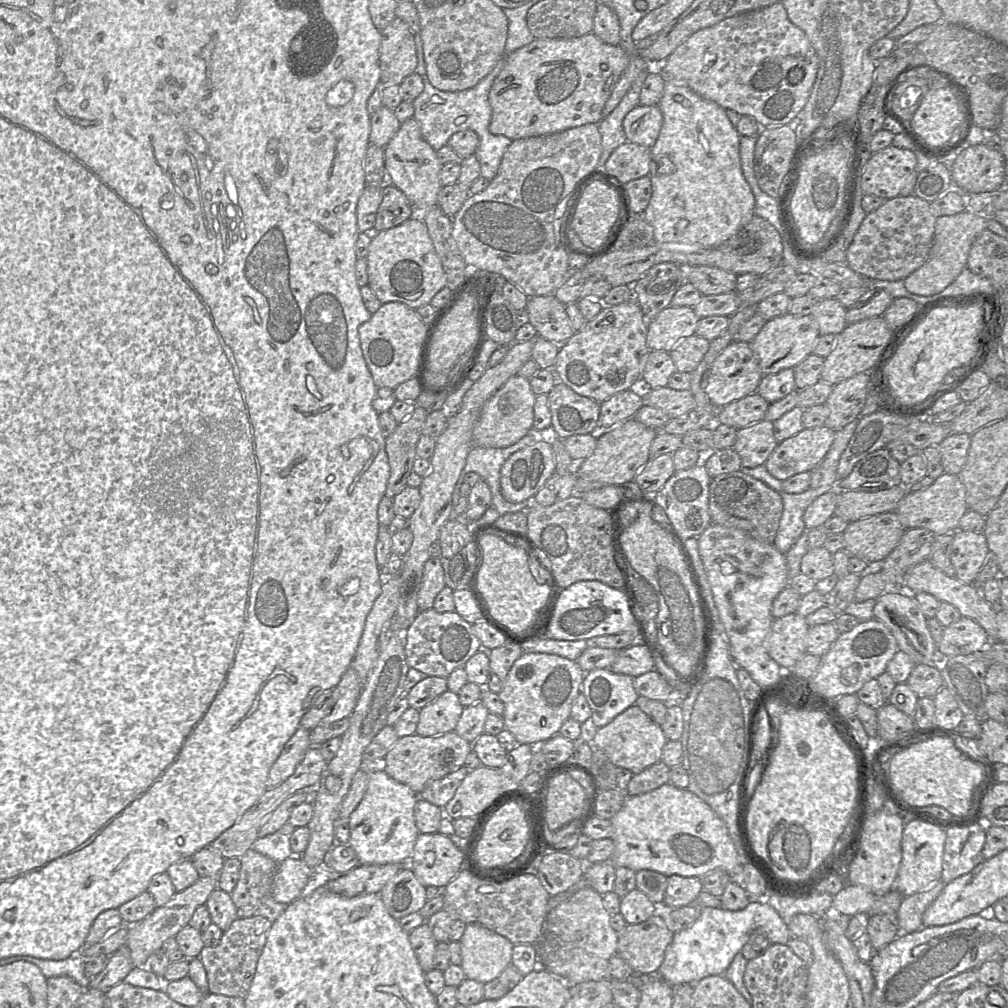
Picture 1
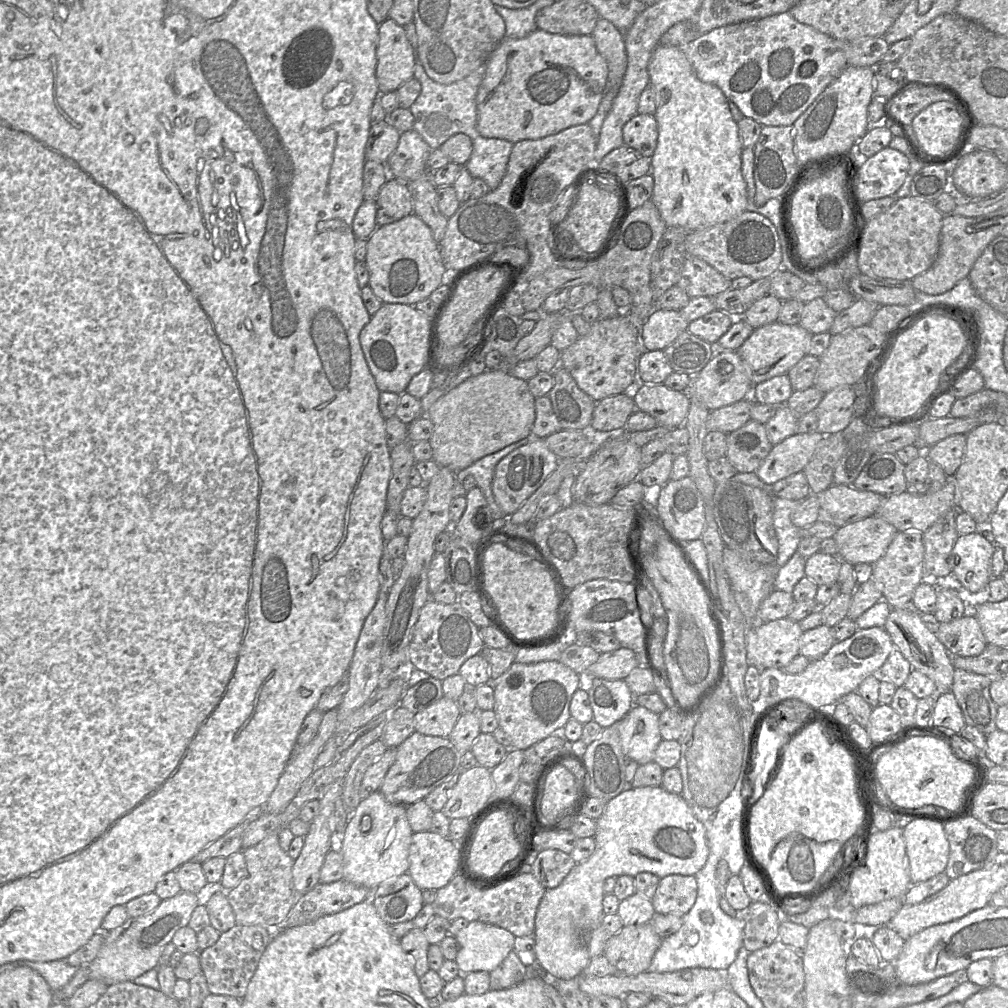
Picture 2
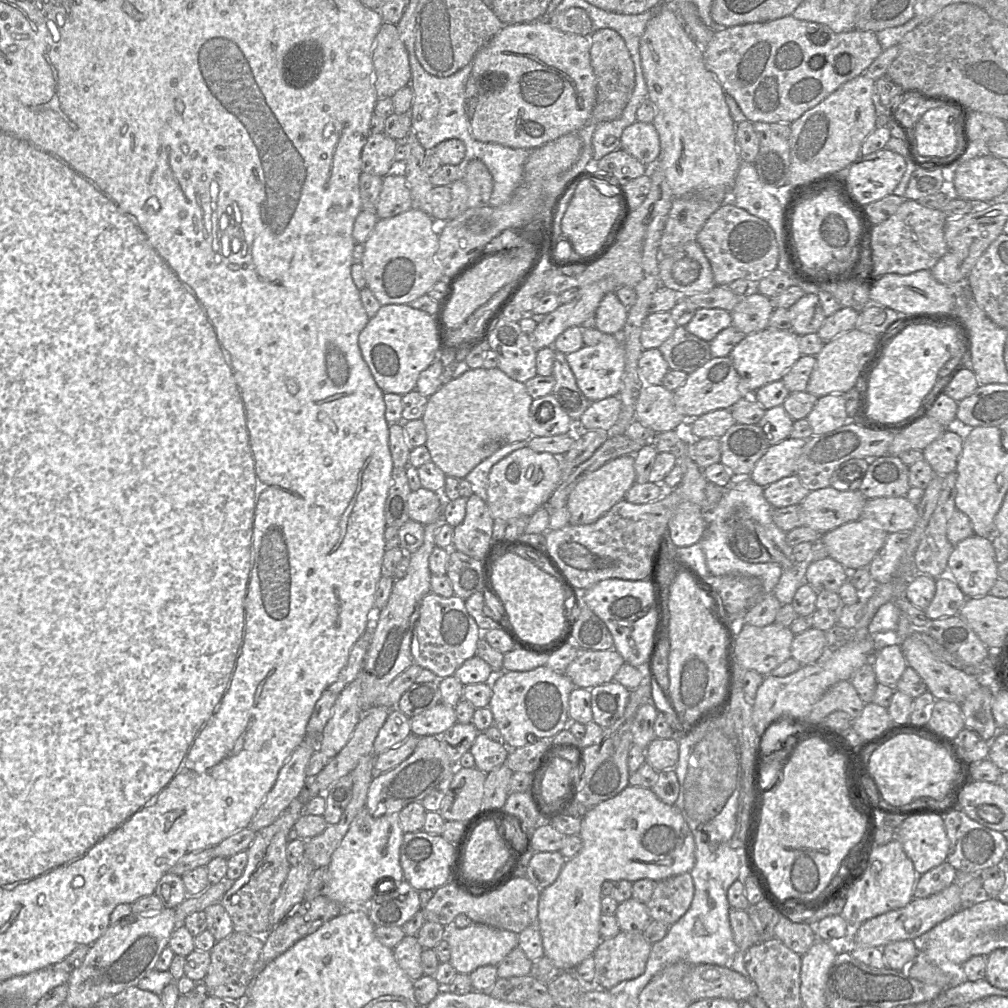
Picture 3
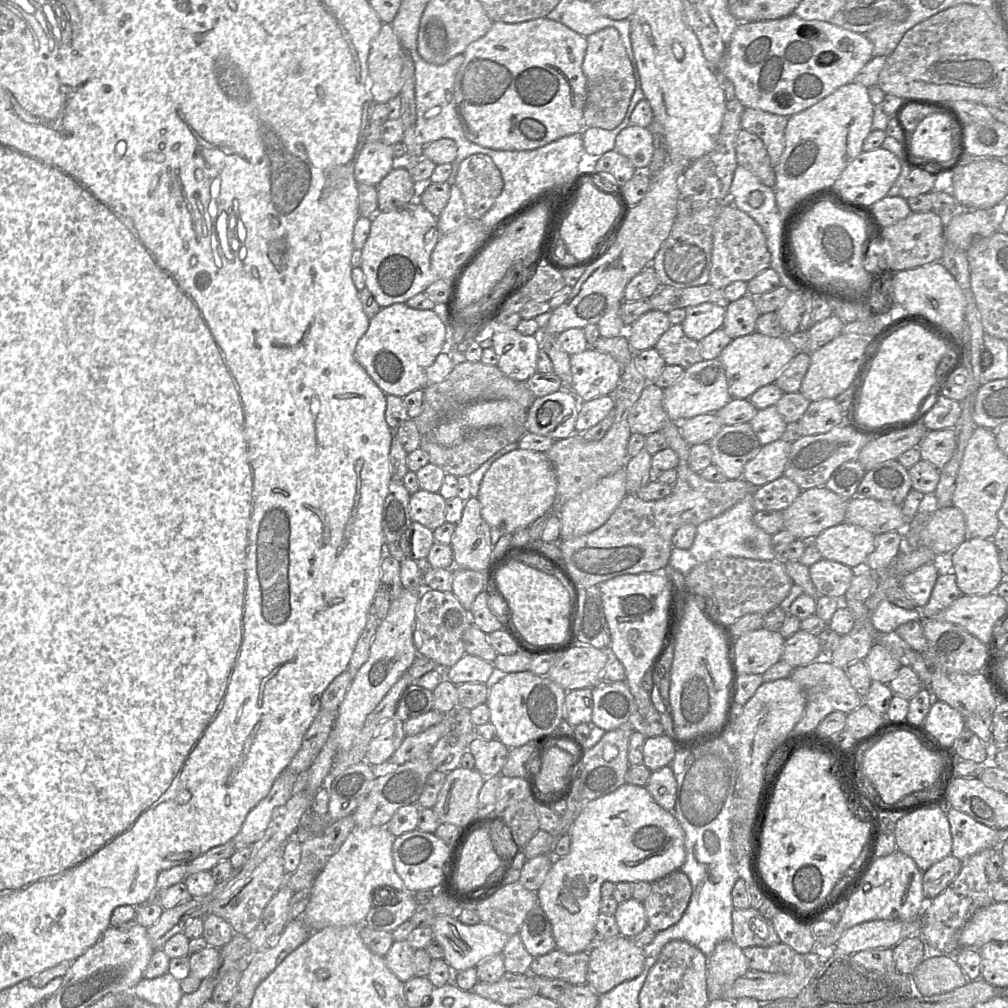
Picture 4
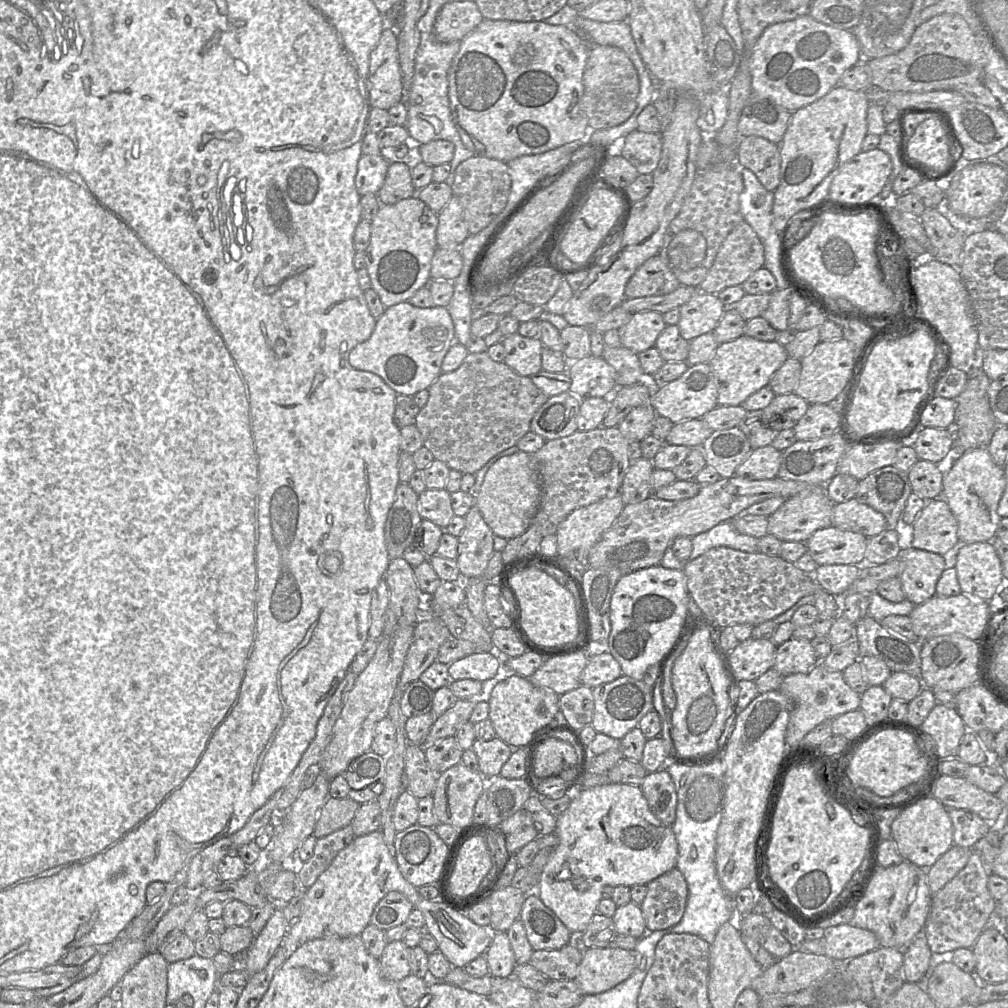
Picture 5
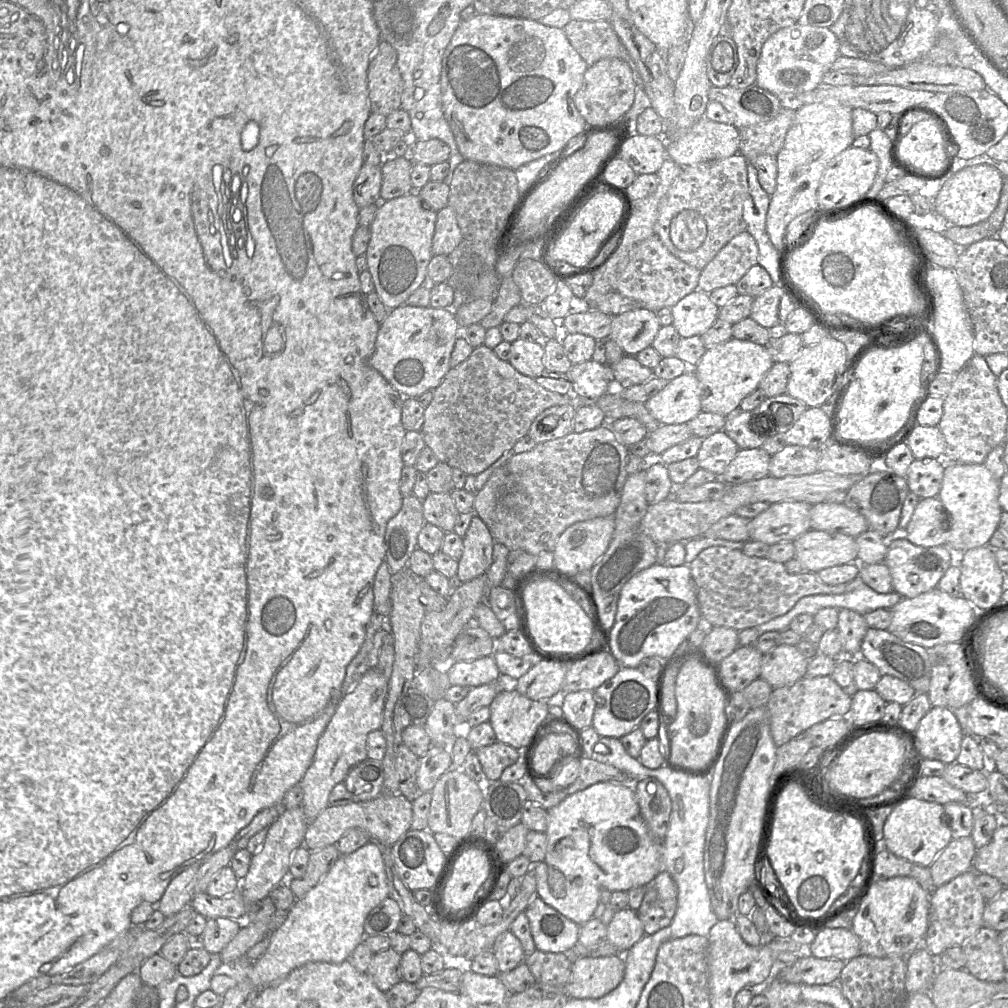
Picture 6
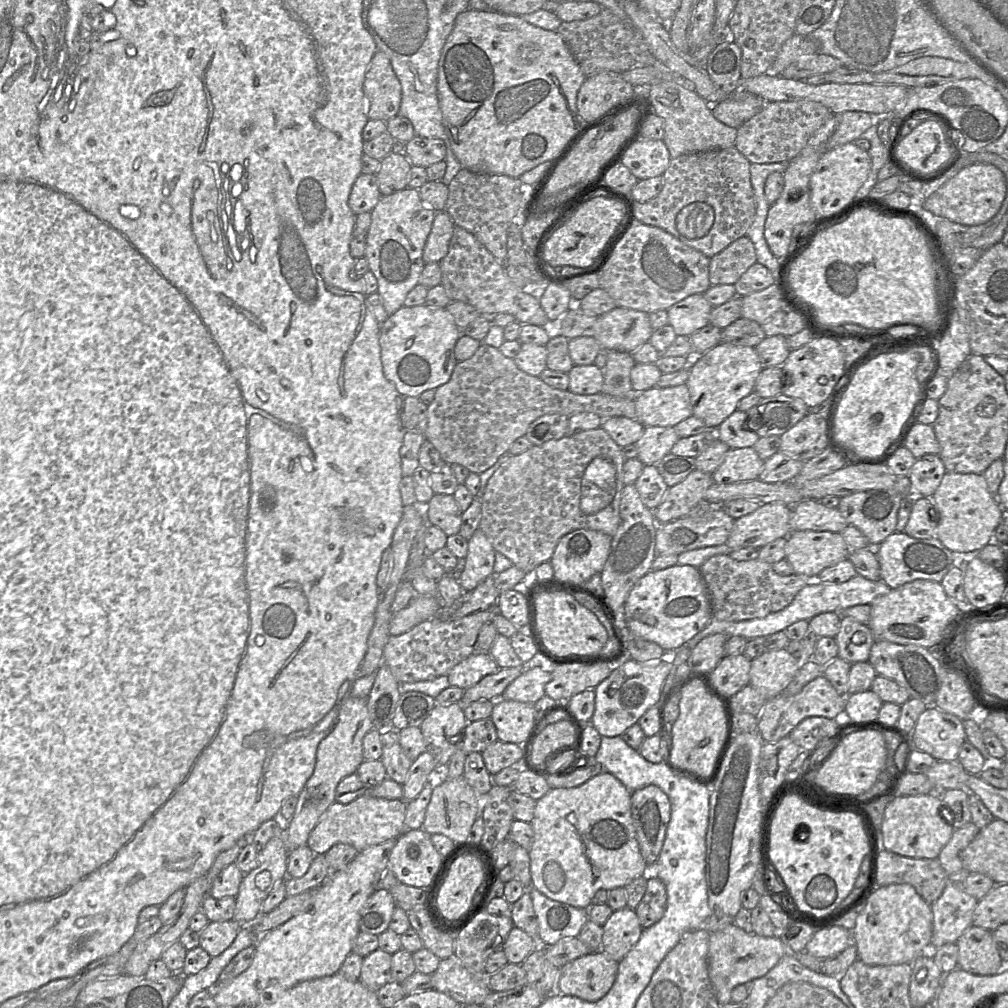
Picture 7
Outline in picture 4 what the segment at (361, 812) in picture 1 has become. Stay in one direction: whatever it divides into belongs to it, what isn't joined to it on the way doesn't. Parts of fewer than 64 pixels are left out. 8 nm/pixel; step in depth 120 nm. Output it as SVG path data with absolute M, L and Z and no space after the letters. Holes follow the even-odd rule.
M384 826L355 827L350 832L313 881L309 903L300 917L311 932L329 926L360 926L371 908L372 892L392 891L387 888L407 890L394 867L394 839L395 836Z

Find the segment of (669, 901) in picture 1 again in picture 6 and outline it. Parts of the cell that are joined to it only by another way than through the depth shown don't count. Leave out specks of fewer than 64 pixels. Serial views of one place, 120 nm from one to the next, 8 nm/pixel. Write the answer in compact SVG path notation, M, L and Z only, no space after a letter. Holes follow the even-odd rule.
M662 870L645 884L645 894L637 909L645 934L652 934L670 925L676 908L676 883L669 872Z

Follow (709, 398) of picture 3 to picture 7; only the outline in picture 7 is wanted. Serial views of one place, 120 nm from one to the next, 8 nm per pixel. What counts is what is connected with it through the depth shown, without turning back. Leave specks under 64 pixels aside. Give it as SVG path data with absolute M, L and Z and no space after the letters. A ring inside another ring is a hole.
M687 384L652 387L633 395L636 419L645 427L675 427L693 415Z

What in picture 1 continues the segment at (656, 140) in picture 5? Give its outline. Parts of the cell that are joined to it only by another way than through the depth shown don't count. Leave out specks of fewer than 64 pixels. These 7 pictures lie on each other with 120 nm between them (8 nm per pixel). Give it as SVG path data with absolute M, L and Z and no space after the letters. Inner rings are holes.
M637 105L622 122L627 141L651 148L659 135L662 120L658 105Z

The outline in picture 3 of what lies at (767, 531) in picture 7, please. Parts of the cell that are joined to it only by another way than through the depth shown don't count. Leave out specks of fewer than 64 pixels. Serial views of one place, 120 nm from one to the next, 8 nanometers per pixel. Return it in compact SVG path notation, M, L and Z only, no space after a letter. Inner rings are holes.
M828 486L810 491L800 503L801 524L824 535L860 519L866 501L859 490L843 491Z

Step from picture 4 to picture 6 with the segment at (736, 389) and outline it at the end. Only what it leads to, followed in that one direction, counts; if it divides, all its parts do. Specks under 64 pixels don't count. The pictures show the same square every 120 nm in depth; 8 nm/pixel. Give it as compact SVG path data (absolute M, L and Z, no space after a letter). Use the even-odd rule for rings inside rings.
M731 338L716 346L708 347L693 369L701 387L703 412L728 416L739 410L744 398L758 389L765 374L774 365L767 346L751 341Z

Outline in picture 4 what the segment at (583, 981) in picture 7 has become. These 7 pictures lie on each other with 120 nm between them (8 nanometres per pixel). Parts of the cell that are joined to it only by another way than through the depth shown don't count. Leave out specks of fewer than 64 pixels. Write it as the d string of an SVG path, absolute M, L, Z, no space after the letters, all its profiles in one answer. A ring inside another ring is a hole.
M623 935L594 943L589 949L587 985L597 994L605 994L624 981L639 976L644 968L644 947L637 946L632 939Z

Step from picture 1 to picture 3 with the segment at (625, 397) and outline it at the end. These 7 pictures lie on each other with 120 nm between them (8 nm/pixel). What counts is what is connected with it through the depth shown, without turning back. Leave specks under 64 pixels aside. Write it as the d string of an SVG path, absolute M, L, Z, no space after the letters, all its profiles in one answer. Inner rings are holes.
M618 396L607 397L591 402L581 415L575 430L604 429L606 431L616 423L621 411L621 401Z

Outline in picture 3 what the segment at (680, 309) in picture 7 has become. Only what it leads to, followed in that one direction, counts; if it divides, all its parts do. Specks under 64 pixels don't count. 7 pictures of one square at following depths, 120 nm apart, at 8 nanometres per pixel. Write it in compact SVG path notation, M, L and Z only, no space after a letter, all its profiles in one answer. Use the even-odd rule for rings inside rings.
M698 308L684 326L698 338L710 342L723 329L732 325L730 312L720 308Z

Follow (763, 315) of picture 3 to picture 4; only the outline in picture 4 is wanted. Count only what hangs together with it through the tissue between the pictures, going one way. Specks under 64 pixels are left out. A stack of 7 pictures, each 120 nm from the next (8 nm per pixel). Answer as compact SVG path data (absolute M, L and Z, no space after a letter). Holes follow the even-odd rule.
M747 294L736 301L728 302L725 309L722 329L731 339L756 331L756 321L760 313L752 296Z

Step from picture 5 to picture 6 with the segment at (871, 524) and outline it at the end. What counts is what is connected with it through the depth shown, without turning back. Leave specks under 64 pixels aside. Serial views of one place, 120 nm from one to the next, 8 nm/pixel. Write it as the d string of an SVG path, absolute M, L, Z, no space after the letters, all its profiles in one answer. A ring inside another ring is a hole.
M820 502L810 510L810 530L838 532L856 538L869 529L863 515L844 503Z

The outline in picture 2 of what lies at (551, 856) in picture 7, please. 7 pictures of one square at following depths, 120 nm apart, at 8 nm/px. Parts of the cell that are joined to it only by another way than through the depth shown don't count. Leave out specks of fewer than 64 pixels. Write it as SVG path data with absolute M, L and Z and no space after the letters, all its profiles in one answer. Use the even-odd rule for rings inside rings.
M661 786L627 788L610 799L601 816L596 819L595 849L585 861L577 863L555 888L546 889L535 918L534 940L536 965L530 973L543 974L550 980L569 980L580 976L590 961L589 934L602 925L604 915L603 885L608 877L650 872L660 879L671 874L695 875L706 863L709 847L704 825L694 816L680 794L667 792Z

